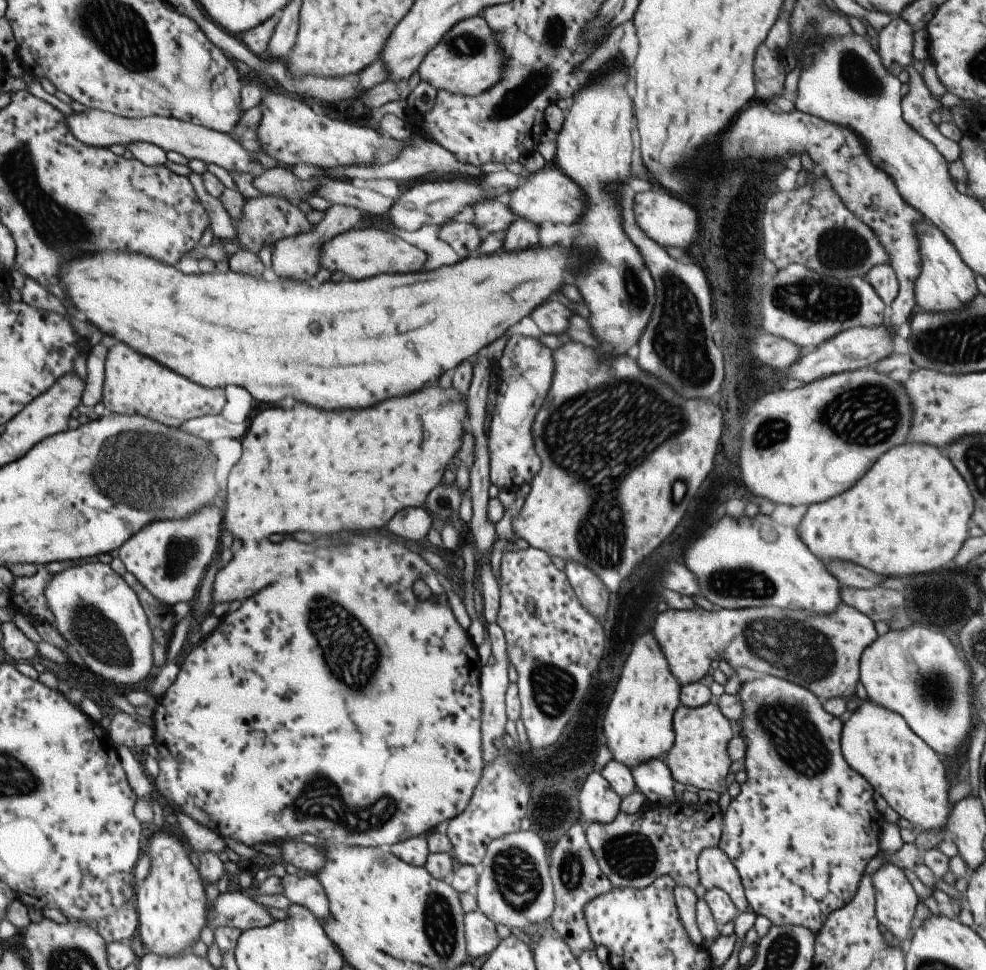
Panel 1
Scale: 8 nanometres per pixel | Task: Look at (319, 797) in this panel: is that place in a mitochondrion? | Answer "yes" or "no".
yes

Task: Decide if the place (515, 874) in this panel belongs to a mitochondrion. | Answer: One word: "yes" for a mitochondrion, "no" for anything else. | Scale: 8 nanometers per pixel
yes

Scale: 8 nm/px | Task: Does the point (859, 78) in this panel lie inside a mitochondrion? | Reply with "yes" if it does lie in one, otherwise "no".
yes

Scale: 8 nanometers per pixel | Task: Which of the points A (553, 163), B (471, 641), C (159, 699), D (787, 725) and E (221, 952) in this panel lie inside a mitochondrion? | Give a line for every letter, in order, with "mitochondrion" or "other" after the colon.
A: other
B: other
C: other
D: mitochondrion
E: other

